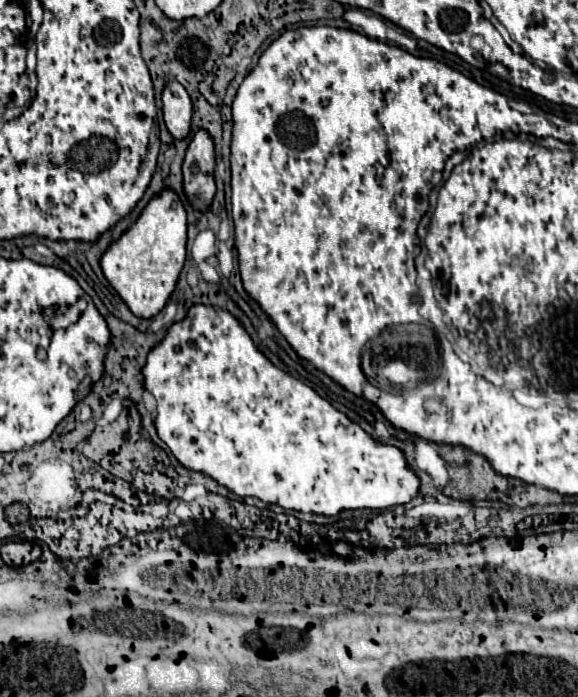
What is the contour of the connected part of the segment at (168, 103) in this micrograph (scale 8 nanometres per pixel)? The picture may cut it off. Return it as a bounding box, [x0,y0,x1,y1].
[163,82,193,140]

